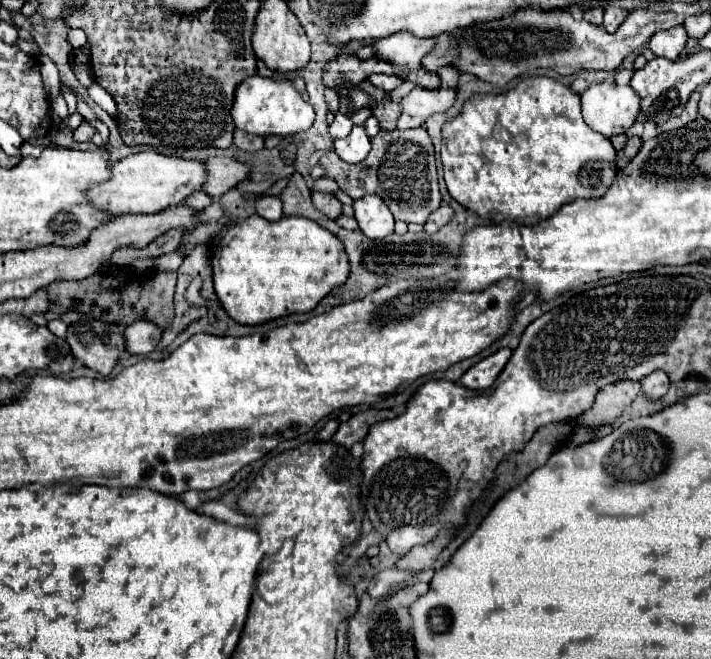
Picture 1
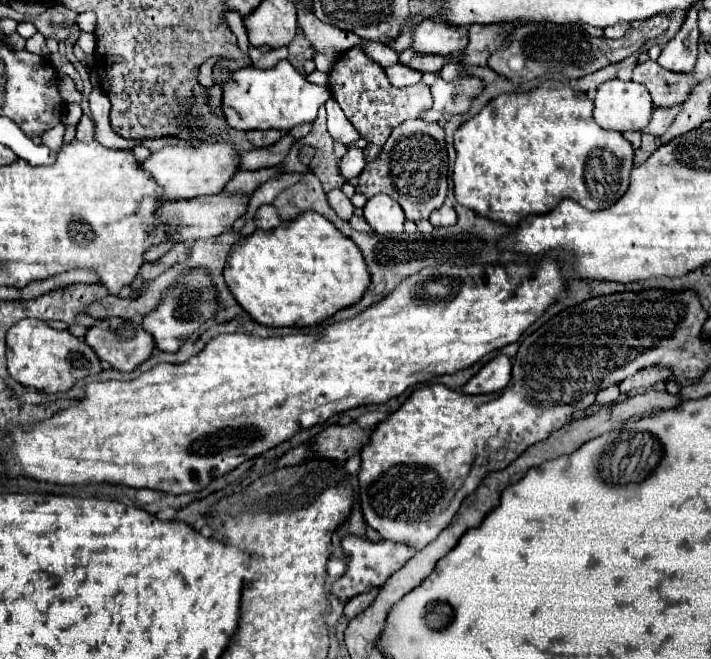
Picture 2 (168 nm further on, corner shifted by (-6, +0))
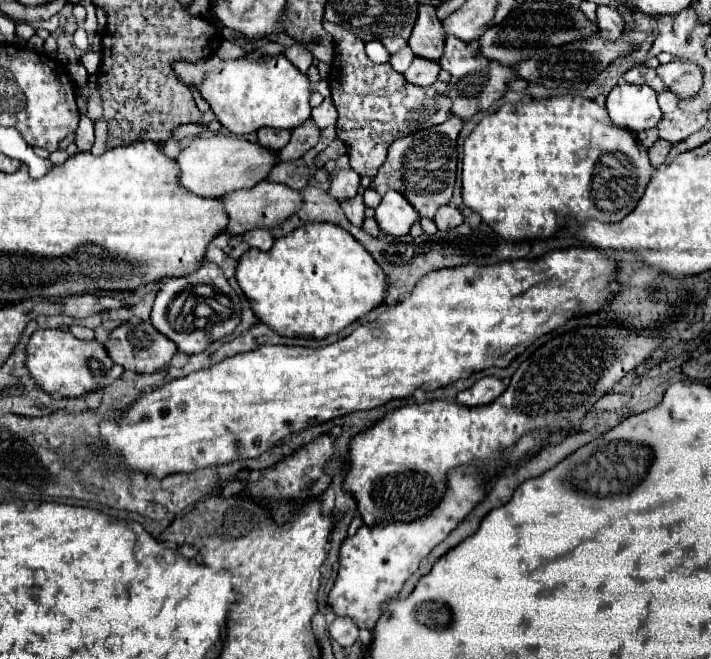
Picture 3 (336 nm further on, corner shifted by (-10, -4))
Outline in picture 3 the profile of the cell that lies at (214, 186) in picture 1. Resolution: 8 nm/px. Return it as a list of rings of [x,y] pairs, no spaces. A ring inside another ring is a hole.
[[[305,121],[303,125],[299,125],[299,129],[293,129],[291,133],[291,141],[279,151],[279,159],[281,161],[289,161],[289,159],[299,159],[301,155],[305,155],[309,149],[313,149],[319,141],[319,127],[315,125],[315,121]]]

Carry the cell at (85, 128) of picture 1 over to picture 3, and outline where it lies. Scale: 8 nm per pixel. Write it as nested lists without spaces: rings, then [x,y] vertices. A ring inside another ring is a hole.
[[[87,115],[81,117],[79,121],[79,127],[75,131],[75,145],[77,145],[77,151],[89,151],[93,147],[93,141],[95,141],[95,135],[93,135],[93,123]]]

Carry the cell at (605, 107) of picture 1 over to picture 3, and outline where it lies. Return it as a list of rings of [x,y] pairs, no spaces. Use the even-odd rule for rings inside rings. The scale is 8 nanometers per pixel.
[[[621,83],[607,97],[607,111],[615,125],[641,133],[651,129],[661,119],[657,93],[647,85]]]

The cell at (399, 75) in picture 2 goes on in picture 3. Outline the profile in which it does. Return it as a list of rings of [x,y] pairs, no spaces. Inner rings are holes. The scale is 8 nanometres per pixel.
[[[415,57],[413,63],[409,65],[409,69],[403,73],[407,81],[411,81],[413,85],[421,85],[421,87],[427,87],[427,85],[433,85],[437,81],[437,75],[439,75],[441,67],[437,61],[427,61],[423,57]]]

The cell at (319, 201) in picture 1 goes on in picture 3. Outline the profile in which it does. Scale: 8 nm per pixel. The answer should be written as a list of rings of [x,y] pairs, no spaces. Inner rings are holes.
[[[357,195],[357,197],[353,197],[353,199],[347,199],[347,201],[341,201],[341,209],[345,211],[347,219],[349,219],[353,225],[357,225],[357,227],[363,225],[365,205],[363,205],[363,197],[361,197],[361,195]]]

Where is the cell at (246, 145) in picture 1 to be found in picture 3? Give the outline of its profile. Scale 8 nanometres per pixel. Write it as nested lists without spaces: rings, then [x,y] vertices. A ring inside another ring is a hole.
[[[259,129],[257,131],[257,137],[259,137],[259,143],[271,151],[279,151],[283,149],[283,145],[287,145],[289,137],[291,137],[291,131],[283,131],[283,129]]]

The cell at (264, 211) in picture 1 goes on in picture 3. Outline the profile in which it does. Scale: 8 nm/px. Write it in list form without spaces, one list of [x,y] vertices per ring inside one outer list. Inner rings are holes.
[[[255,229],[255,231],[249,231],[243,235],[245,241],[249,243],[249,247],[253,249],[259,249],[259,251],[269,251],[273,247],[273,237],[267,229]]]

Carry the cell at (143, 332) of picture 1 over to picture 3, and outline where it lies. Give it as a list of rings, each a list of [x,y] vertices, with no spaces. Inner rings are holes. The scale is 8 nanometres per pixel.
[[[203,263],[203,267],[187,277],[173,277],[165,279],[157,291],[155,305],[151,311],[151,323],[153,327],[177,343],[181,353],[193,355],[205,351],[211,343],[219,341],[225,335],[231,335],[235,327],[241,323],[241,299],[231,289],[227,279],[223,277],[223,271],[215,265],[215,281],[211,281],[209,263]],[[197,285],[211,285],[213,297],[195,295]]]

